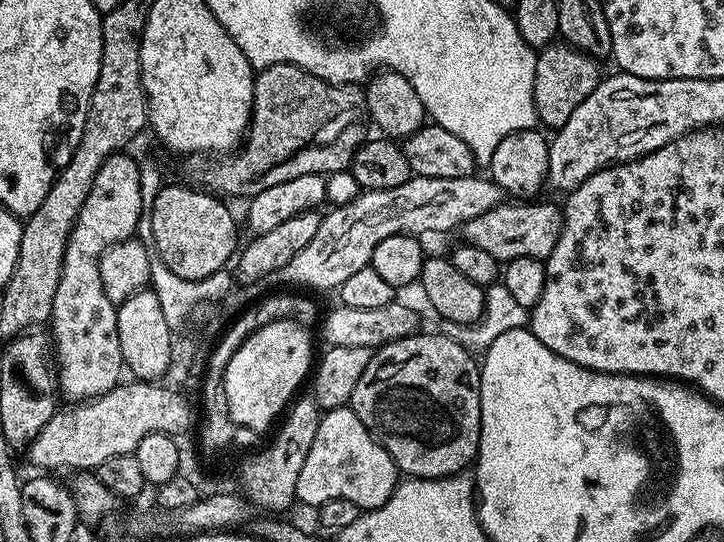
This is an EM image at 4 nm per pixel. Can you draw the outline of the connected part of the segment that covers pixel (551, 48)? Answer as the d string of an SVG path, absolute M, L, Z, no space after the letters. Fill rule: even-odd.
M553 42L539 49L536 57L536 114L545 129L557 130L566 125L574 110L590 97L602 79L602 72L595 59L587 52L572 47L567 42Z

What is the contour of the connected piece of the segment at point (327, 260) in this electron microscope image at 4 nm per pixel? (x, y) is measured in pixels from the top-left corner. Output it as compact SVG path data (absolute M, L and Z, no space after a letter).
M479 174L462 178L413 175L402 186L394 186L390 190L361 191L351 202L333 207L332 213L321 219L318 234L314 234L314 238L310 238L310 242L306 242L306 246L302 246L302 250L298 250L298 254L294 254L294 258L279 269L278 276L288 283L285 285L300 290L338 290L350 274L371 265L374 246L378 246L382 238L459 229L469 220L497 207L505 196L491 178L484 177L483 180Z

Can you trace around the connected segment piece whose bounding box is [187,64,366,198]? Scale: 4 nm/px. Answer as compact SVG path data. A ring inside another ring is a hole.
M275 64L262 68L252 85L252 118L242 147L235 154L225 155L225 160L219 162L208 160L209 157L204 154L189 155L187 159L192 163L192 169L187 175L194 172L228 172L228 190L223 195L228 198L251 198L270 186L290 182L290 178L302 178L302 174L342 172L351 165L354 154L366 139L364 120L366 124L364 94L359 87L327 84L296 64Z

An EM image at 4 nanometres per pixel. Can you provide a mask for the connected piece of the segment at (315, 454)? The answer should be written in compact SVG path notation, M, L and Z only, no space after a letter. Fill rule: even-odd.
M348 406L329 408L321 415L318 434L314 434L314 443L310 445L310 454L306 454L306 462L302 462L296 500L319 506L330 502L330 498L350 498L350 502L367 510L382 506L396 489L397 483L396 463L370 434L370 430L362 426L358 414L354 414Z

